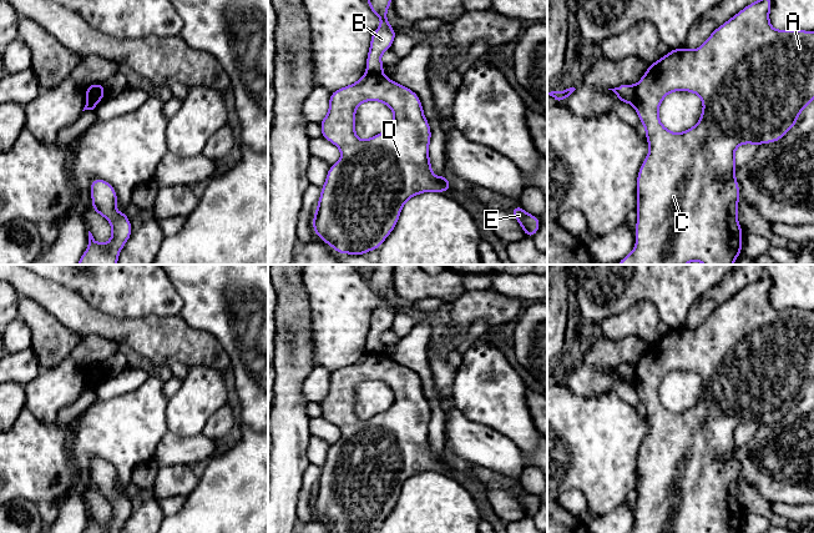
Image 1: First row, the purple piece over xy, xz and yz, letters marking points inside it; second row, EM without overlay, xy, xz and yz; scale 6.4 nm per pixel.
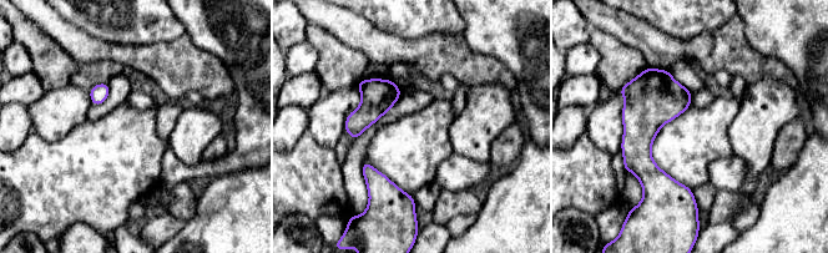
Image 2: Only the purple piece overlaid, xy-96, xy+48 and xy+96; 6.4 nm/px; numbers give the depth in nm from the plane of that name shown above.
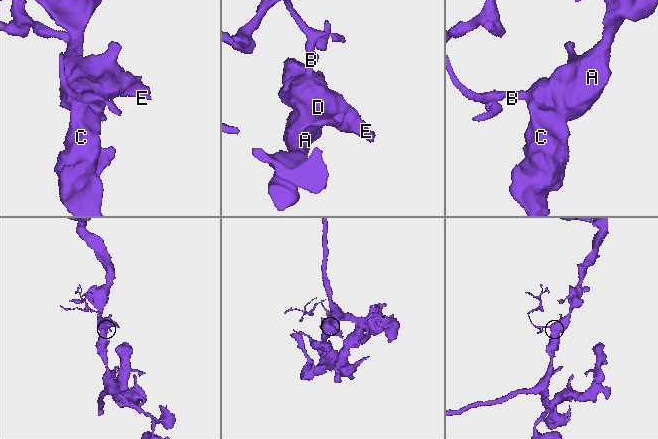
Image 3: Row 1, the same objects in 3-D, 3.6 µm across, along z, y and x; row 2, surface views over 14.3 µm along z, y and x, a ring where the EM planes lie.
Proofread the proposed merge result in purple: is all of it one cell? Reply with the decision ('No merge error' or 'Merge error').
Merge error

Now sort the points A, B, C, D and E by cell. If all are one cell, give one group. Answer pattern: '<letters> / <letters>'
A C D E / B

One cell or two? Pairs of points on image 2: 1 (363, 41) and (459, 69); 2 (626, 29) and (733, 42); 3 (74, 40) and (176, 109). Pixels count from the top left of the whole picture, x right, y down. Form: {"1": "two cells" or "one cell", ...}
{"1": "one cell", "2": "one cell", "3": "two cells"}

